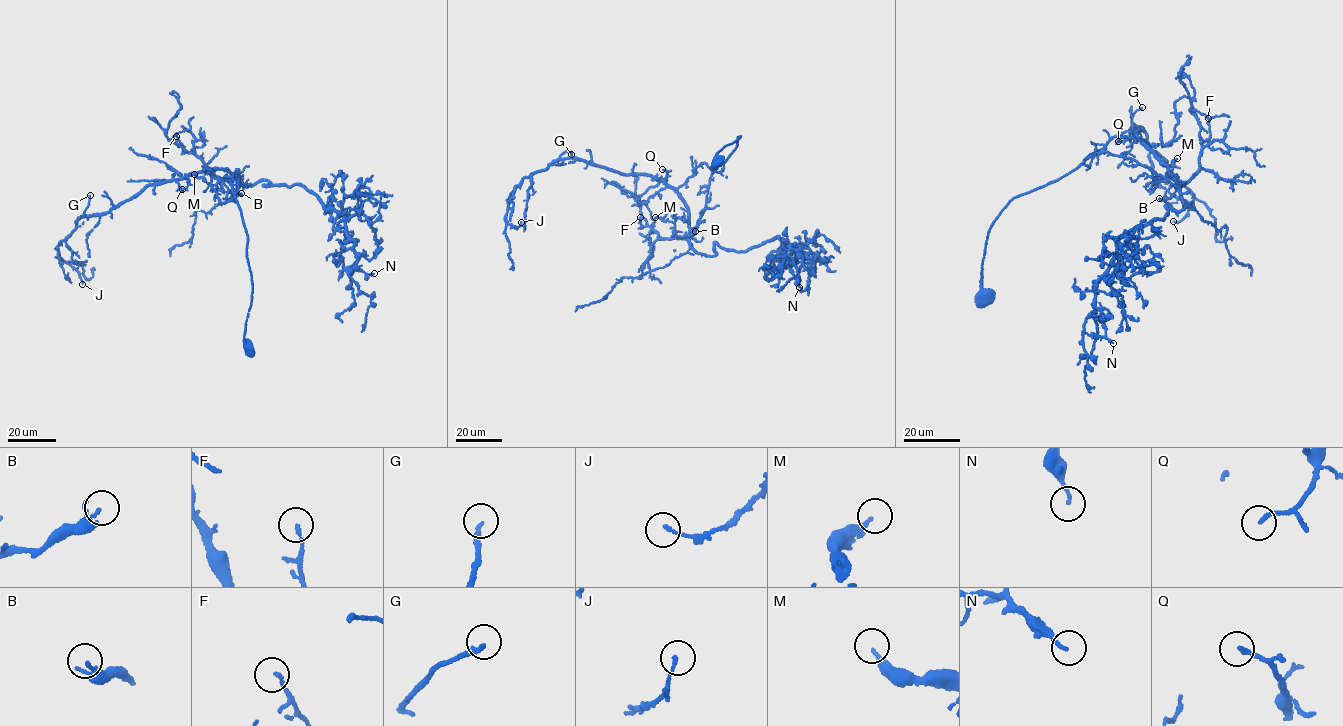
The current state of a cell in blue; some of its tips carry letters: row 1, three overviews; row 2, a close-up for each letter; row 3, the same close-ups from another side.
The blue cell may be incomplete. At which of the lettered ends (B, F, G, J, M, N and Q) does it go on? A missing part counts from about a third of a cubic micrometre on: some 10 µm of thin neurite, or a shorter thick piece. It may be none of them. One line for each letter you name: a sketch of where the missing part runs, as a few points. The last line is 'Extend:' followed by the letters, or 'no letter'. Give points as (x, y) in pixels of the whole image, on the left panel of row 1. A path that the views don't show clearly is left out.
B: course (241, 193), (256, 198), (262, 187)
Extend: B

